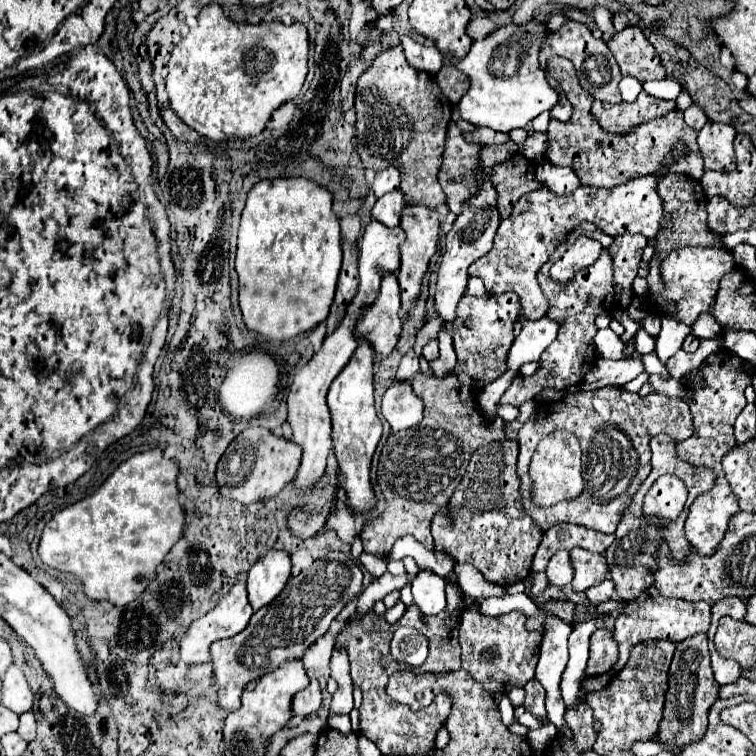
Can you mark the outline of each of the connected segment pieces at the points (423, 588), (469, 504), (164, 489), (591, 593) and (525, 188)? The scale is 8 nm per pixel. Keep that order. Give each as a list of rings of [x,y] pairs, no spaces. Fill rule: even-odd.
[[[421,569],[411,587],[413,587],[413,601],[425,615],[437,615],[445,609],[445,585],[447,581],[435,575],[429,569]]]
[[[509,439],[479,447],[449,501],[455,523],[451,523],[443,513],[437,513],[431,529],[435,551],[451,555],[457,563],[475,565],[485,581],[497,585],[511,585],[529,575],[533,555],[543,535],[519,503],[519,479],[515,469],[517,449],[519,443]]]
[[[161,449],[135,453],[131,459],[123,461],[95,493],[53,515],[39,541],[41,561],[53,569],[79,577],[87,597],[91,599],[105,599],[117,607],[135,601],[155,577],[157,565],[181,539],[185,517],[183,507],[177,501],[177,471],[177,465],[167,461]]]
[[[605,579],[605,583],[599,583],[595,587],[589,587],[585,591],[589,603],[601,603],[601,601],[607,601],[613,597],[613,581],[611,579]]]
[[[515,155],[513,159],[495,167],[493,183],[499,191],[497,207],[501,217],[507,217],[511,213],[513,203],[517,203],[521,195],[541,187],[533,179],[533,171],[535,171],[535,163],[527,161],[523,155]]]

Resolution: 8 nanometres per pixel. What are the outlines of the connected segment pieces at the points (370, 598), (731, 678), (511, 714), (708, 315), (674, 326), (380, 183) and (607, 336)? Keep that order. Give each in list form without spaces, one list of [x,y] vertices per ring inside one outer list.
[[[383,573],[381,577],[373,579],[373,581],[363,589],[363,593],[359,595],[359,601],[357,601],[357,615],[363,615],[363,611],[371,609],[375,601],[383,599],[387,593],[393,593],[393,591],[401,589],[407,581],[411,581],[411,575],[393,577],[391,573]]]
[[[711,651],[711,667],[717,683],[735,683],[741,677],[741,665],[737,661],[717,661],[717,651]]]
[[[505,695],[503,699],[501,699],[501,703],[499,703],[499,711],[501,711],[501,721],[503,721],[503,725],[513,725],[515,723],[515,709],[513,709],[513,705],[511,705],[511,701],[509,701],[509,697]]]
[[[705,311],[697,317],[697,321],[693,323],[693,335],[697,339],[715,339],[721,333],[721,325],[717,323],[717,319],[713,317],[711,311]]]
[[[663,317],[661,333],[657,337],[657,351],[659,351],[663,365],[667,365],[667,359],[681,349],[683,339],[689,333],[691,333],[691,325],[685,325],[673,317]]]
[[[389,165],[387,169],[381,169],[381,171],[377,171],[377,177],[375,177],[375,181],[373,181],[373,193],[377,195],[377,197],[381,197],[381,195],[385,195],[385,193],[389,193],[389,191],[395,191],[395,189],[399,189],[399,185],[401,185],[401,171],[393,165]]]
[[[609,327],[597,331],[595,345],[597,345],[597,351],[601,353],[603,359],[625,359],[627,343],[623,343],[619,339],[619,335],[615,335]]]

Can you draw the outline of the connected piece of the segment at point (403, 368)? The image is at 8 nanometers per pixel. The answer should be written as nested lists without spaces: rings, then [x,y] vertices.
[[[411,349],[405,353],[405,357],[401,359],[399,363],[399,369],[397,369],[397,379],[413,379],[415,375],[419,373],[419,355]]]

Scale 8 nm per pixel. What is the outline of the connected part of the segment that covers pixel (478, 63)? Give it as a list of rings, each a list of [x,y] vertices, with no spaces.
[[[531,19],[525,25],[509,23],[495,29],[485,39],[475,41],[465,59],[457,61],[444,56],[471,81],[469,91],[457,103],[461,119],[477,127],[509,133],[515,127],[525,127],[539,113],[551,111],[559,103],[559,93],[547,83],[545,71],[539,65],[539,51],[547,35],[545,21]]]

